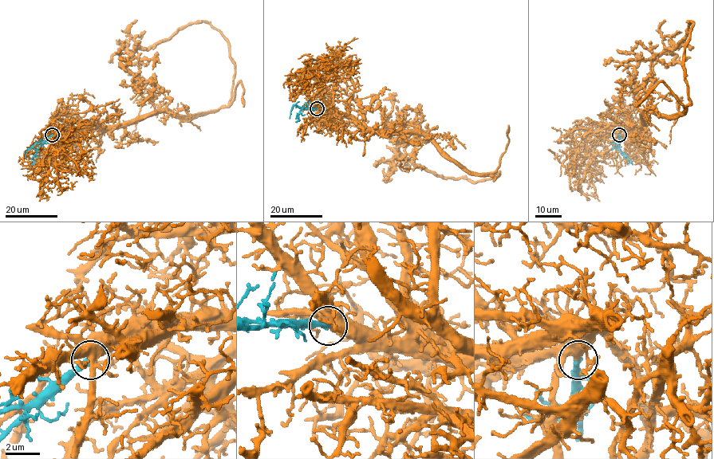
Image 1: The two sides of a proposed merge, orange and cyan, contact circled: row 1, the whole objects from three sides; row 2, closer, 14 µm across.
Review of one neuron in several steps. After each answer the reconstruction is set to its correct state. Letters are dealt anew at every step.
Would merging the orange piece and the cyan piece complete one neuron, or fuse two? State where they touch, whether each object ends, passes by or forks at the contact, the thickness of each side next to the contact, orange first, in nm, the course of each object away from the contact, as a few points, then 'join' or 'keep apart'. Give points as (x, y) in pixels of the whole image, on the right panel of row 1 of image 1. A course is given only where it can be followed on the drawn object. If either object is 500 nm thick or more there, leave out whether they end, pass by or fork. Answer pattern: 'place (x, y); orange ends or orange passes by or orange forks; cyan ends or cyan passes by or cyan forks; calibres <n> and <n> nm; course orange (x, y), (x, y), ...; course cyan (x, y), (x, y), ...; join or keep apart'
place (619, 135); calibres 600 and 400 nm; course orange (619, 134), (640, 125), (637, 96), (652, 84), (652, 59), (664, 48), (676, 46), (690, 21), (692, 27); course cyan (619, 134), (616, 148), (629, 156); join

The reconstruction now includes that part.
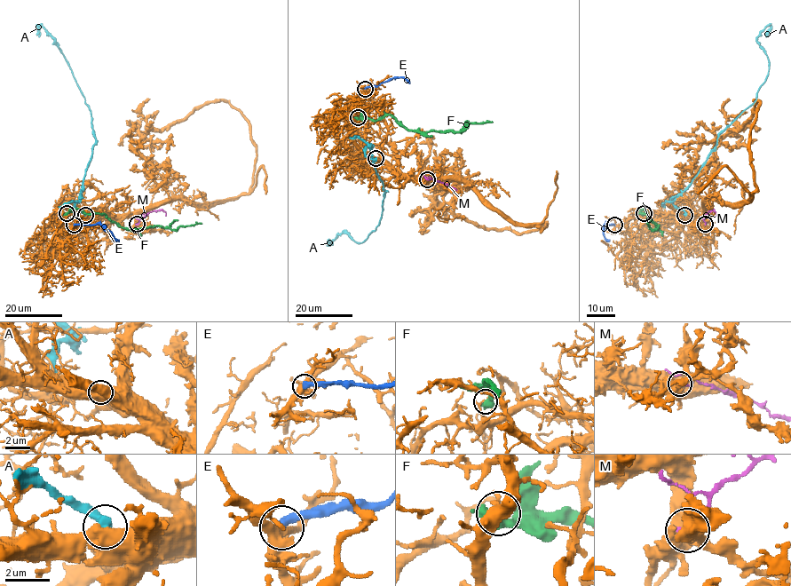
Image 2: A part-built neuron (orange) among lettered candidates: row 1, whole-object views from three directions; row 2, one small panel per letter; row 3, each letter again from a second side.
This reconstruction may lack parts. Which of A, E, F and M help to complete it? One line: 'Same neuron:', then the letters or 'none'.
Same neuron: none

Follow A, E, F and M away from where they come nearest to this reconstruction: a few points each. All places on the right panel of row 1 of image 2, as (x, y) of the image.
A: (684, 215), (673, 201), (764, 81), (768, 59), (756, 39), (768, 25), (765, 36)
E: (614, 225), (604, 225), (604, 236), (610, 241)
F: (644, 213), (644, 209), (646, 213), (641, 213), (645, 214), (658, 230), (658, 225), (652, 230), (647, 223)
M: (706, 224), (703, 219), (709, 211), (713, 210), (715, 215)

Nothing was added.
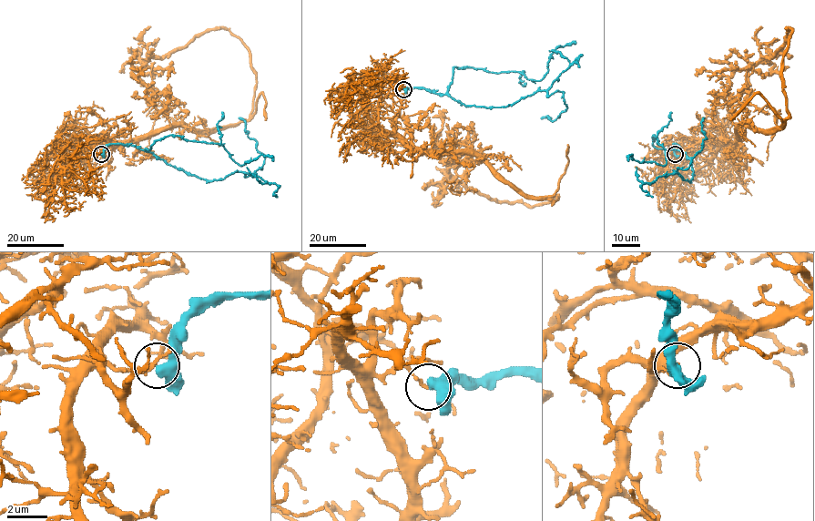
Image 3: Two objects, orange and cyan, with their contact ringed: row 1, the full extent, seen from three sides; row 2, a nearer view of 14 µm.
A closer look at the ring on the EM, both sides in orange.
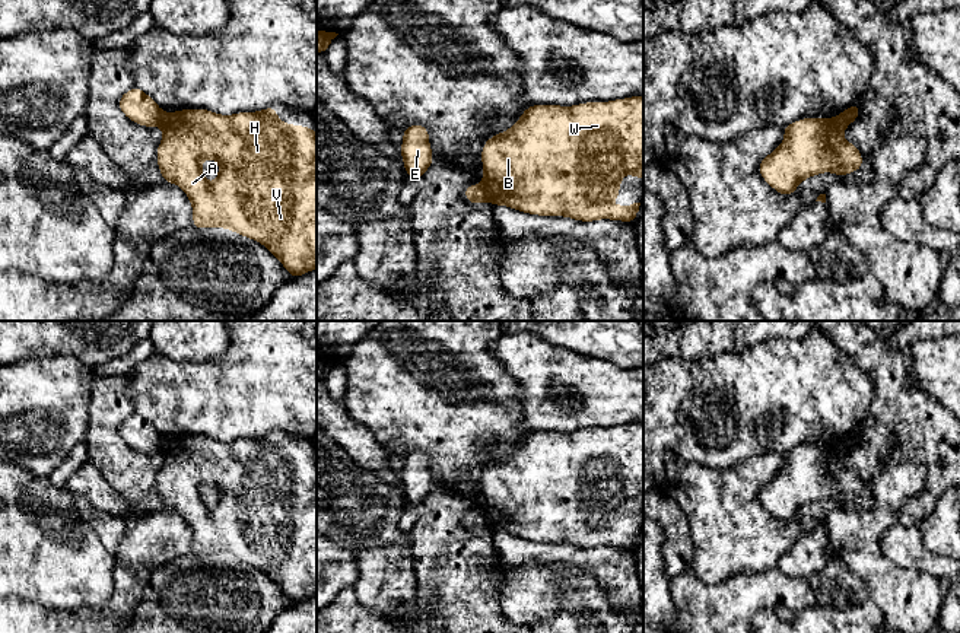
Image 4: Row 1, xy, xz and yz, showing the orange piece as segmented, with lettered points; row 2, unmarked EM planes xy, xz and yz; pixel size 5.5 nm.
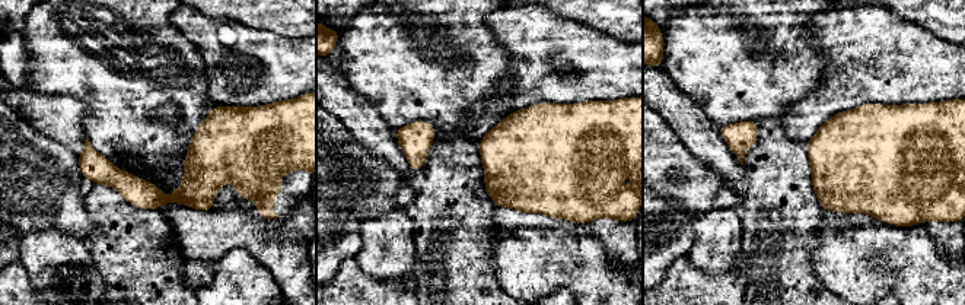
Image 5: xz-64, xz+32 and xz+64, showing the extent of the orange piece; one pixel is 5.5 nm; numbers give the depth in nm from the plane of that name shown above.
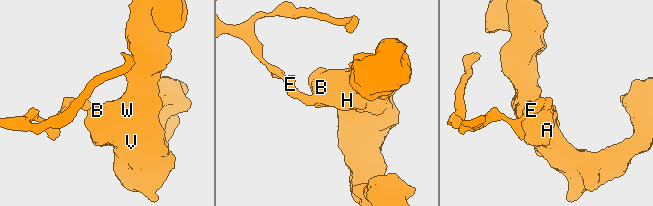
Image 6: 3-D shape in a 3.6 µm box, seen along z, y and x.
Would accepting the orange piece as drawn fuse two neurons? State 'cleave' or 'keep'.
cleave

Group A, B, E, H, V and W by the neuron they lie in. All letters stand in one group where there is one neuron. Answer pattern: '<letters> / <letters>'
A B H V W / E

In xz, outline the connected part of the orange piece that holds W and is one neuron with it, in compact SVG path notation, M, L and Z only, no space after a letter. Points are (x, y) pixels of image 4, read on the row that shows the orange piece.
M643 96L573 106L537 104L525 108L509 130L481 147L483 185L493 206L535 216L563 216L579 222L600 219L633 223L640 203L604 206L617 200L622 176L643 178Z

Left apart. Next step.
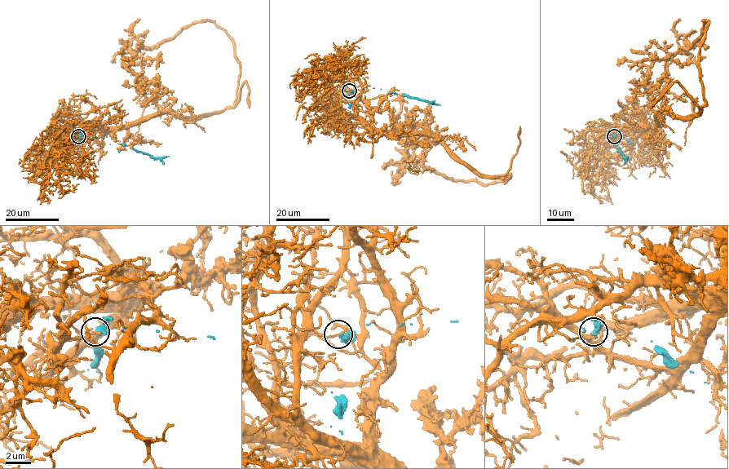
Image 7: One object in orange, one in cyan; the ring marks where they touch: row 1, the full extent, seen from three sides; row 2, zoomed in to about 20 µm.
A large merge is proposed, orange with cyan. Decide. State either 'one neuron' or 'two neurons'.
two neurons

